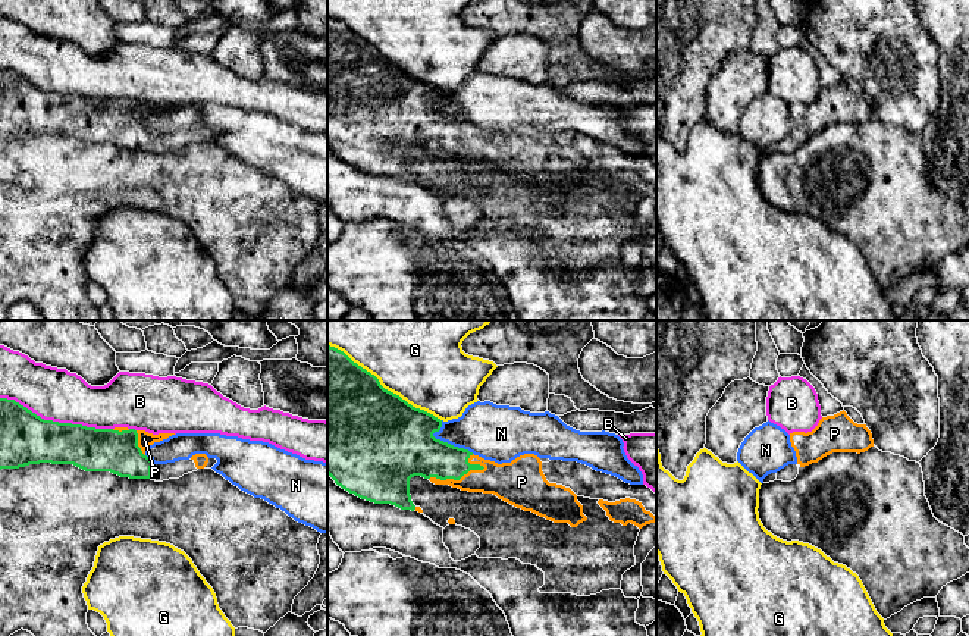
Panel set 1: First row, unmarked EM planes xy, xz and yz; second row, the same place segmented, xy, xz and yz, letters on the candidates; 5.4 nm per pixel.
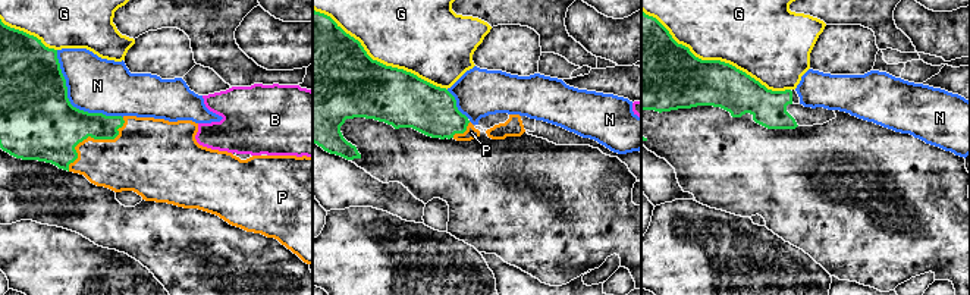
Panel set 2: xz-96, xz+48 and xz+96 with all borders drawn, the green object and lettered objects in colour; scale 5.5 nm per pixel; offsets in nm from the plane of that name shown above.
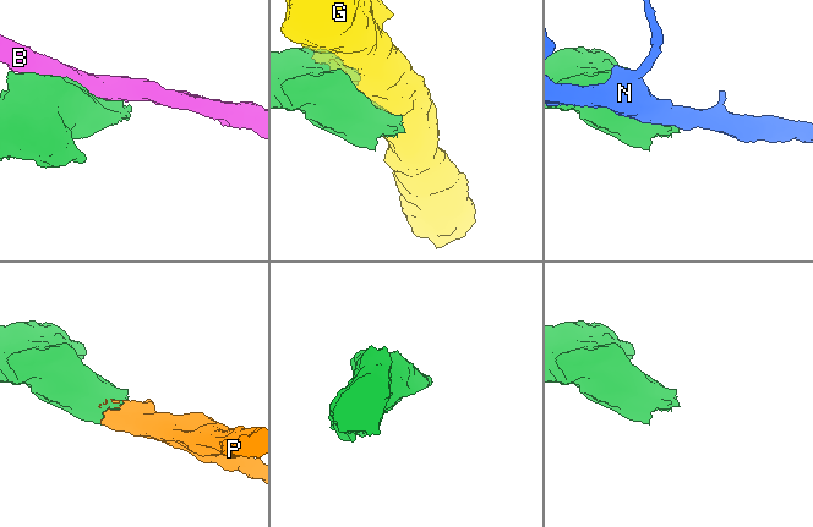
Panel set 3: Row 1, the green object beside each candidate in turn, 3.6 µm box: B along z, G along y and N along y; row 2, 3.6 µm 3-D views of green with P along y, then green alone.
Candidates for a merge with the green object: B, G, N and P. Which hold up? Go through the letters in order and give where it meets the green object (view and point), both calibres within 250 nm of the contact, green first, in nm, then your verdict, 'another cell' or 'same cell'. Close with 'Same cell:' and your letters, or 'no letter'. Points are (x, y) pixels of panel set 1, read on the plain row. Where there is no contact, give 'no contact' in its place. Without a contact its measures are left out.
B: xy (56, 93) | 280/280 nm | another cell
G: xz (382, 58) | 500/400 nm | another cell
N: xz (445, 113) | 380/300 nm | another cell
P: xz (457, 150) | 240/180 nm | same cell
Same cell: P

